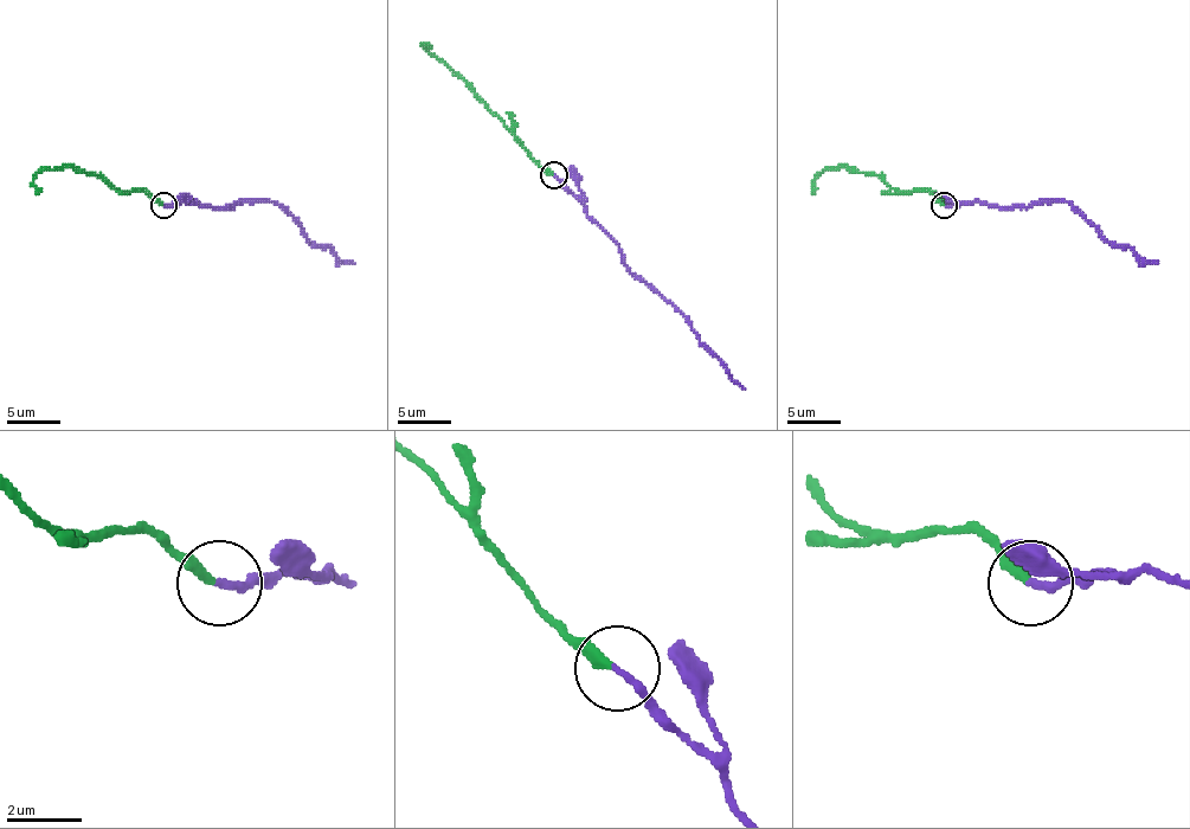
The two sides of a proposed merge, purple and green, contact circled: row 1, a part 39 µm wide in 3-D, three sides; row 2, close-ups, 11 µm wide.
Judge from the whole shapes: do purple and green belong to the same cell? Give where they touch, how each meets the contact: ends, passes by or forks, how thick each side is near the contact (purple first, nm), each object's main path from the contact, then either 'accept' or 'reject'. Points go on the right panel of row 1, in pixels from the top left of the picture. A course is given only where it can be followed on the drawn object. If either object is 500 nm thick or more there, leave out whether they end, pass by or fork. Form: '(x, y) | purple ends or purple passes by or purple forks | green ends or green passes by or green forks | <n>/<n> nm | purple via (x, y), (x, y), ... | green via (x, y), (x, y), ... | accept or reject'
(944, 205) | purple ends | green ends | 200/300 nm | purple via (943, 204), (981, 201), (1031, 207), (1042, 201), (1069, 201), (1110, 242), (1125, 244), (1147, 261), (1158, 263) | green via (943, 204), (927, 191), (895, 191), (876, 175), (847, 167), (825, 169), (815, 180), (811, 193) | reject

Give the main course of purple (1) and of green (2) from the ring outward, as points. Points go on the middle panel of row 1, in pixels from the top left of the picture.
1: (554, 174), (619, 246), (622, 263), (667, 300), (732, 378), (745, 389)
2: (552, 174), (461, 77), (431, 56), (423, 45), (429, 43)

